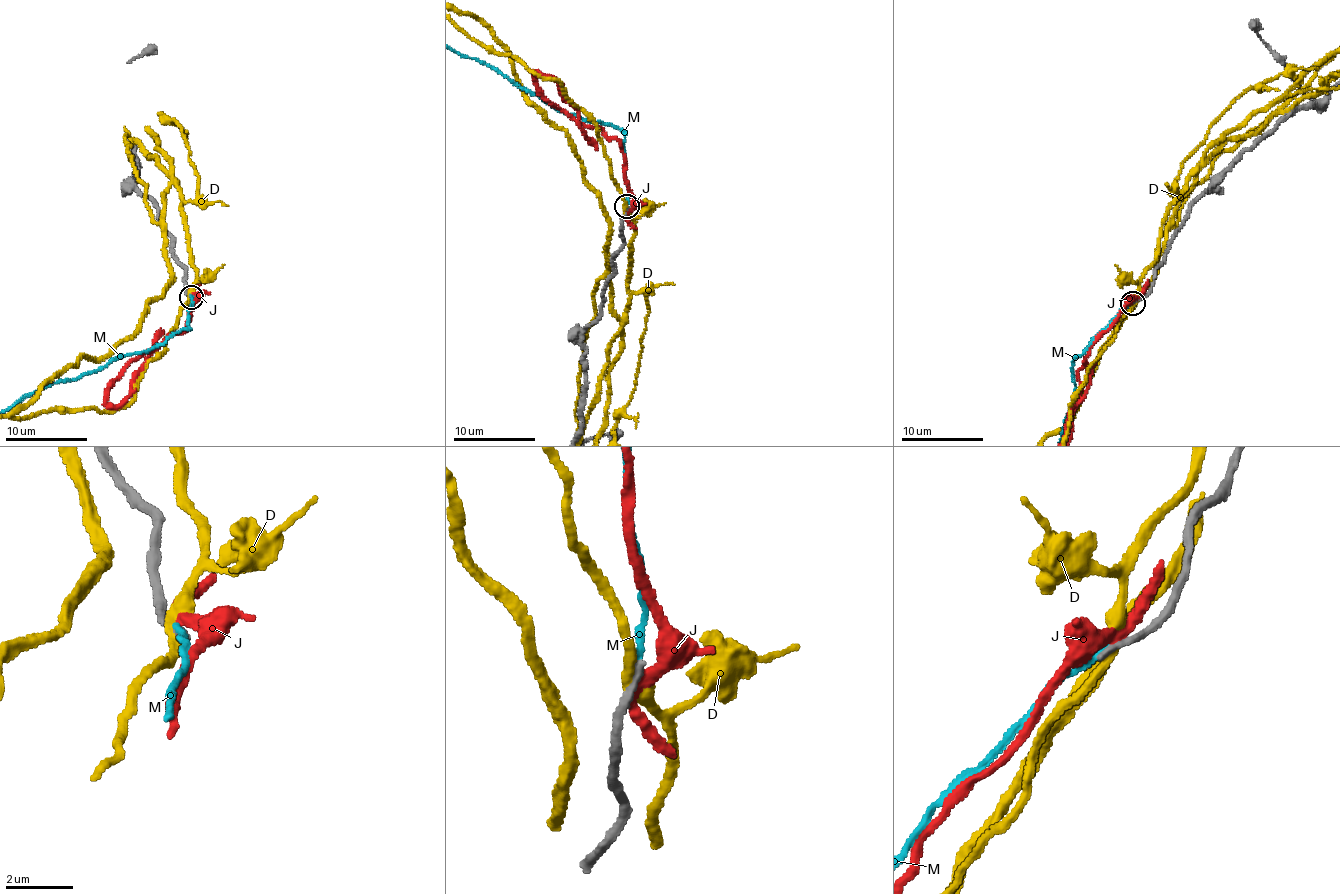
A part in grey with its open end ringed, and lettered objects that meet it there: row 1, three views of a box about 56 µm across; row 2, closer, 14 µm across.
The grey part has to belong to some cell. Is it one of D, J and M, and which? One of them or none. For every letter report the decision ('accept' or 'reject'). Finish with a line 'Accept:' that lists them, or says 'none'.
D: reject
J: reject
M: reject
Accept: none

